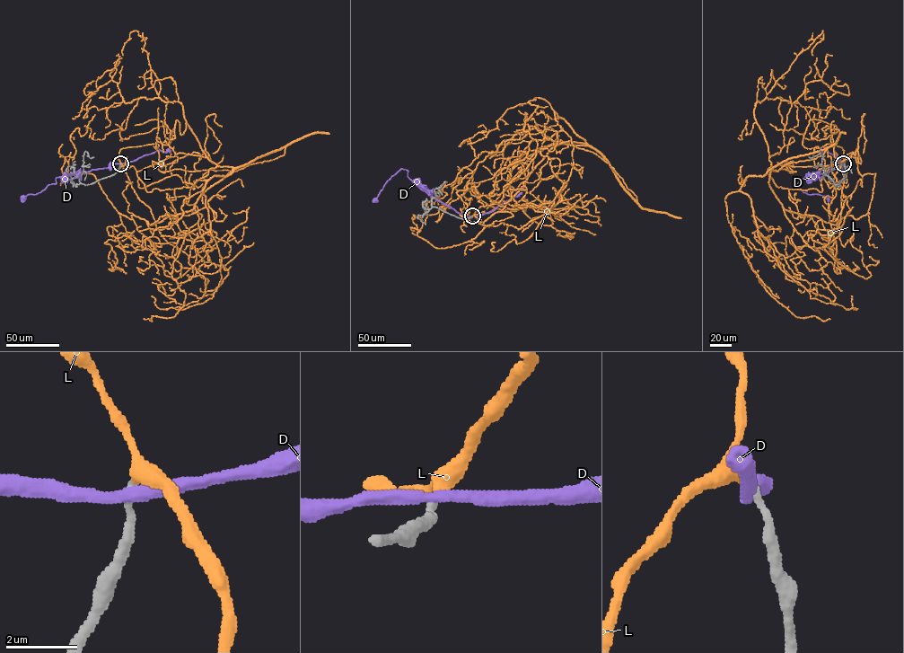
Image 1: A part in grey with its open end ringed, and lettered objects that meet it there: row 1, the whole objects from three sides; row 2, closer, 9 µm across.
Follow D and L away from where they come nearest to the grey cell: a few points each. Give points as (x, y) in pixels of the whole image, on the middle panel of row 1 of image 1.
D: (472, 216), (464, 216), (432, 198), (402, 169), (388, 180), (374, 200)
L: (472, 216), (583, 143), (636, 201), (569, 145), (510, 176), (529, 216), (574, 236)

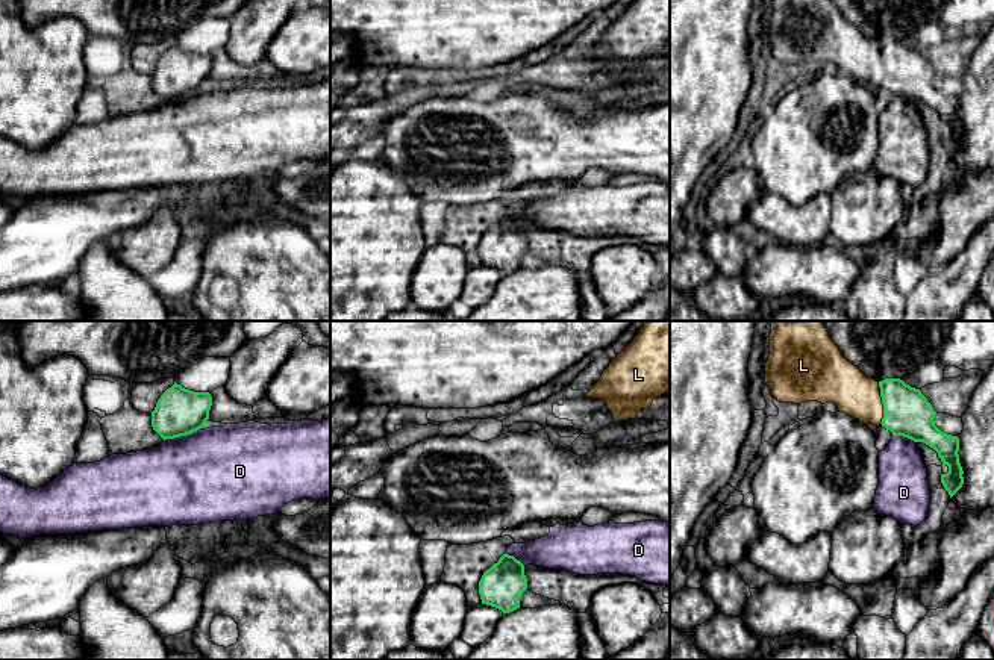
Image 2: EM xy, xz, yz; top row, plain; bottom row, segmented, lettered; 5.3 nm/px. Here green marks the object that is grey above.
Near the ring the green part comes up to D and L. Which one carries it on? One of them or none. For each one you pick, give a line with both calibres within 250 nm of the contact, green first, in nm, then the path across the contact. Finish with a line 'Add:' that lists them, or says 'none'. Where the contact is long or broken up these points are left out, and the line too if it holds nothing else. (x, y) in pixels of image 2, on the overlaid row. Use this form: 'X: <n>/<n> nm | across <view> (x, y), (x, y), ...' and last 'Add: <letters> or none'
L: 260/240 nm
Add: L

